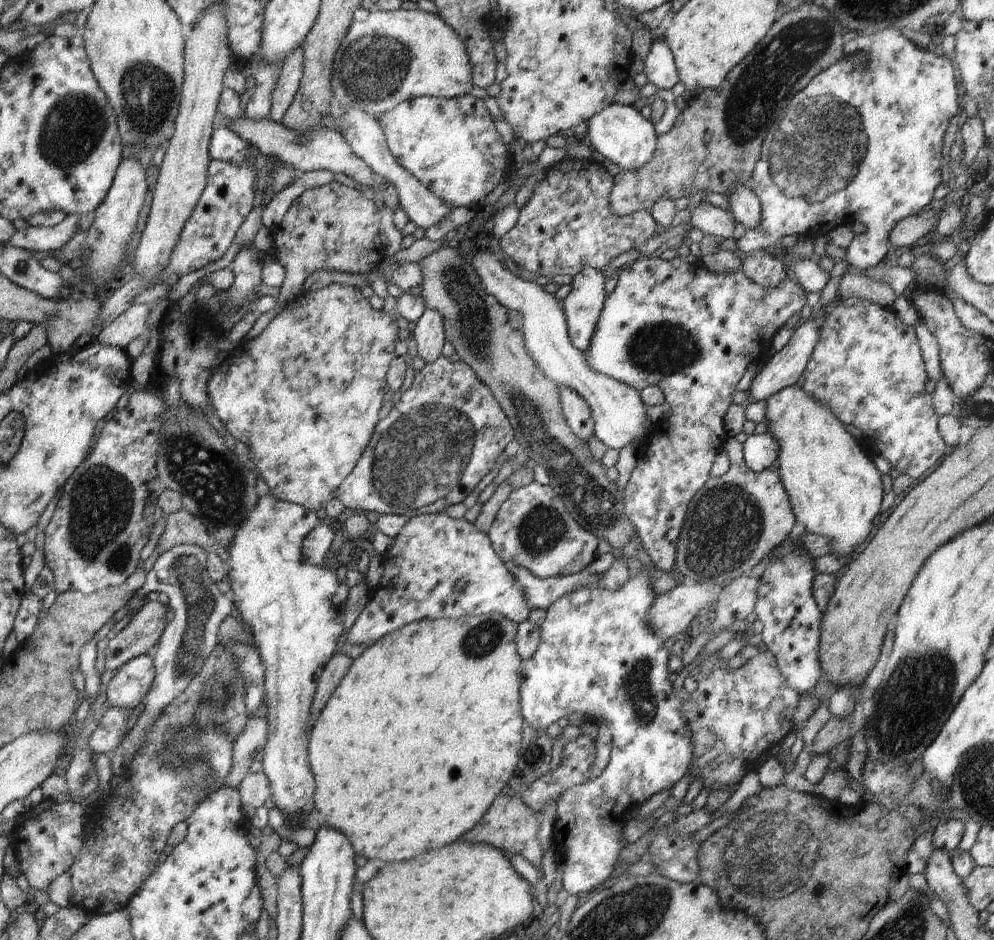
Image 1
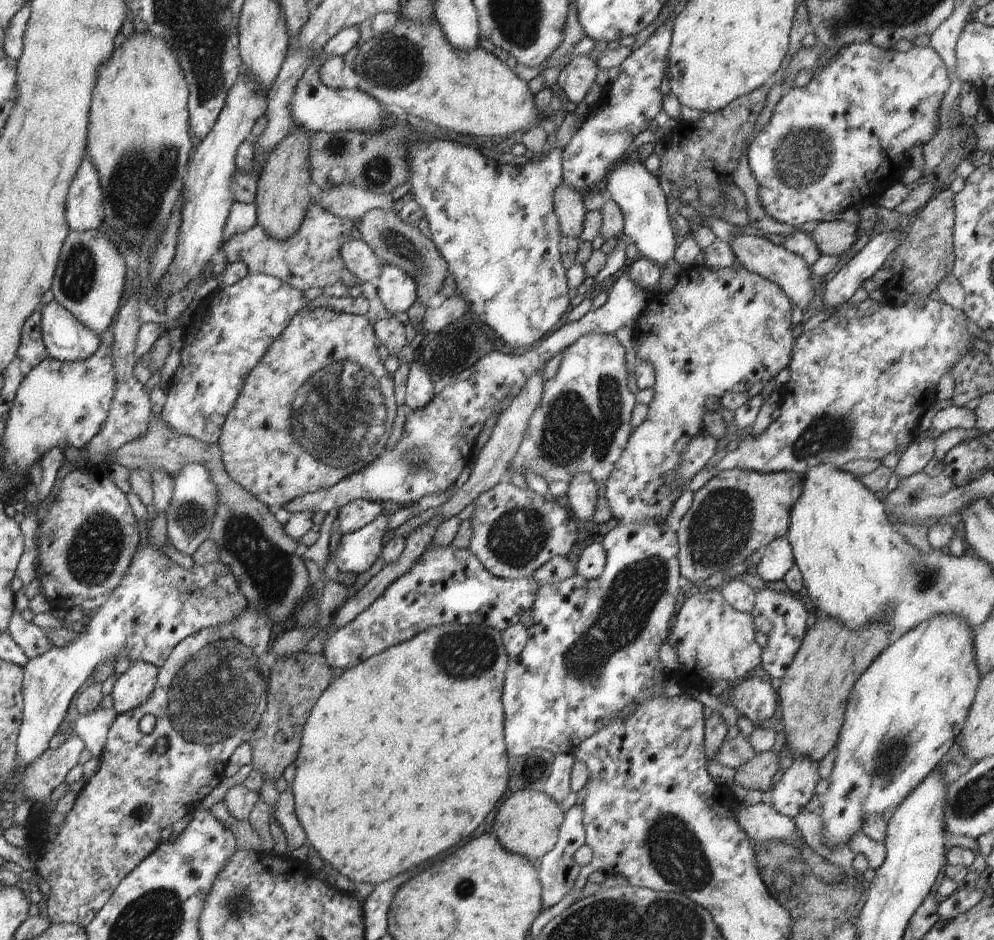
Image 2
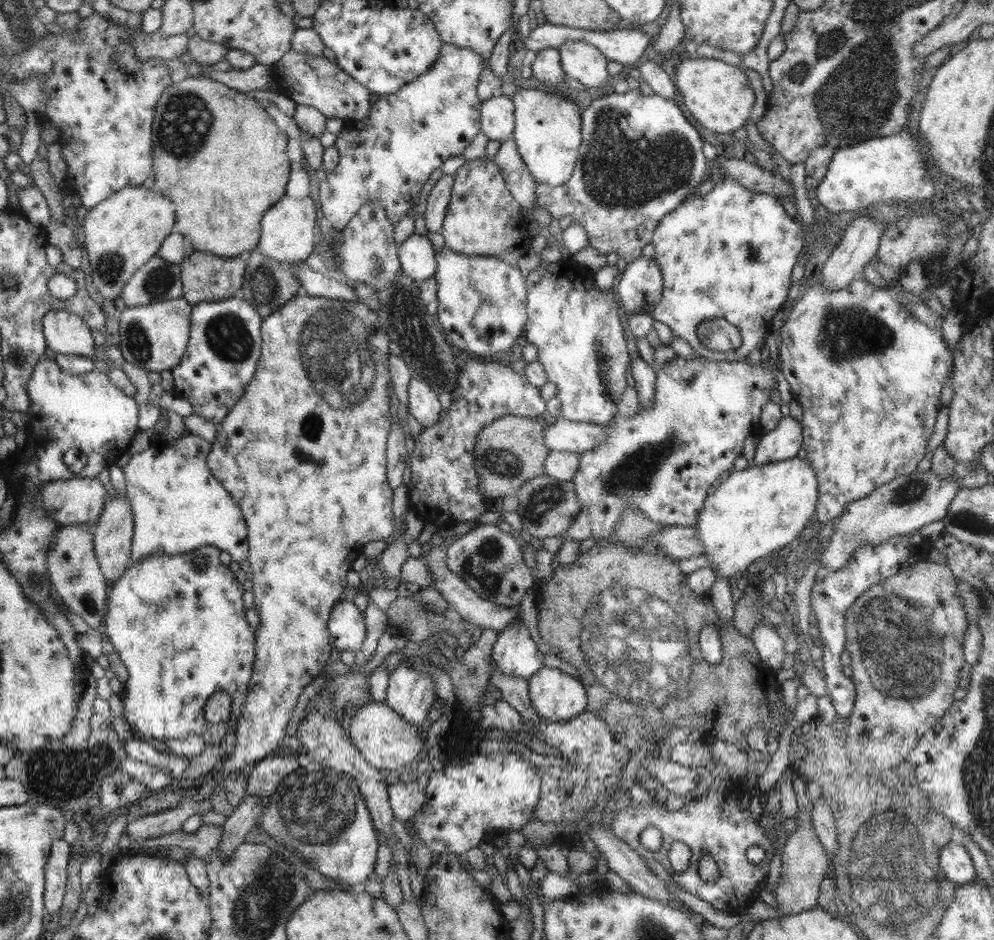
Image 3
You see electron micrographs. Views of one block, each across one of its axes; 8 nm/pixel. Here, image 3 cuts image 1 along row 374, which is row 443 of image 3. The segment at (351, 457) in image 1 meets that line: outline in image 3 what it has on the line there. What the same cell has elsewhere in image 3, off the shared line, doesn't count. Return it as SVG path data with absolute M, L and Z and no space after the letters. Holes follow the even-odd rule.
M301 293L286 302L282 308L274 310L268 318L262 319L261 324L261 353L257 360L254 380L246 386L244 394L230 407L230 412L217 424L216 438L211 444L207 456L207 465L216 480L230 493L234 502L241 508L247 525L247 537L249 542L249 555L245 567L253 572L252 592L254 592L253 608L260 617L256 627L256 646L254 670L251 674L250 689L247 692L241 716L237 721L234 734L236 746L232 754L225 756L215 771L213 793L222 792L222 782L226 775L234 771L248 771L252 766L271 752L277 751L284 738L288 722L296 710L298 696L312 680L316 679L324 666L333 660L335 655L334 646L330 640L327 622L332 612L332 607L340 594L347 586L346 574L351 570L353 562L363 554L364 544L372 540L389 542L394 536L394 515L392 515L393 488L387 481L387 438L391 429L390 395L388 387L391 386L391 378L388 370L389 336L383 331L377 314L368 309L362 302L347 302L328 298L318 298Z

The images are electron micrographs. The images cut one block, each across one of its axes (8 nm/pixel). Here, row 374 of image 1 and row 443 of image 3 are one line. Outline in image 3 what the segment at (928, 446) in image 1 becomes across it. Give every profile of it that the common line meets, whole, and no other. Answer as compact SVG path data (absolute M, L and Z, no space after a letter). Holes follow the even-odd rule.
M863 278L854 280L846 288L834 291L824 290L820 285L812 286L794 304L791 311L788 314L788 320L784 322L784 326L776 332L778 336L777 349L779 350L782 374L790 385L793 398L802 406L803 415L799 425L801 426L804 450L806 450L805 459L814 469L819 490L815 506L815 519L824 524L827 521L838 519L850 501L860 500L874 492L879 486L894 480L897 476L909 475L917 470L916 466L924 458L928 440L935 429L937 414L941 406L940 392L952 378L953 356L944 343L941 329L932 329L919 322L907 308L896 301L894 293L888 290L886 286L876 287Z

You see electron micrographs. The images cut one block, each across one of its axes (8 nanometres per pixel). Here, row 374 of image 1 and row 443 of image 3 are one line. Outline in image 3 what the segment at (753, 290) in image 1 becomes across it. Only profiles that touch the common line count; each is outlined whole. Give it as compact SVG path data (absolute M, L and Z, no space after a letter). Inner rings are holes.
M676 356L672 361L667 364L661 365L660 371L657 373L657 382L655 385L655 399L651 408L640 408L635 415L631 417L625 417L618 423L607 423L607 438L603 444L595 446L592 450L587 450L580 454L579 467L572 478L574 483L574 490L576 496L580 501L580 510L572 525L568 527L567 534L562 536L563 540L571 541L582 541L587 538L595 538L600 543L607 543L611 541L614 526L618 526L618 522L622 520L624 516L623 512L626 509L634 509L640 511L648 520L656 522L656 524L664 524L665 527L670 526L684 526L684 527L695 527L698 523L698 514L703 509L706 497L708 496L708 488L712 486L712 482L716 478L720 478L720 475L726 470L731 471L733 468L734 461L742 456L743 441L749 434L758 434L758 420L762 410L762 406L770 401L770 393L777 390L778 382L776 380L776 371L781 370L781 365L762 366L750 365L745 360L734 360L732 362L716 362L714 360L708 360L702 356L695 359L684 360Z

